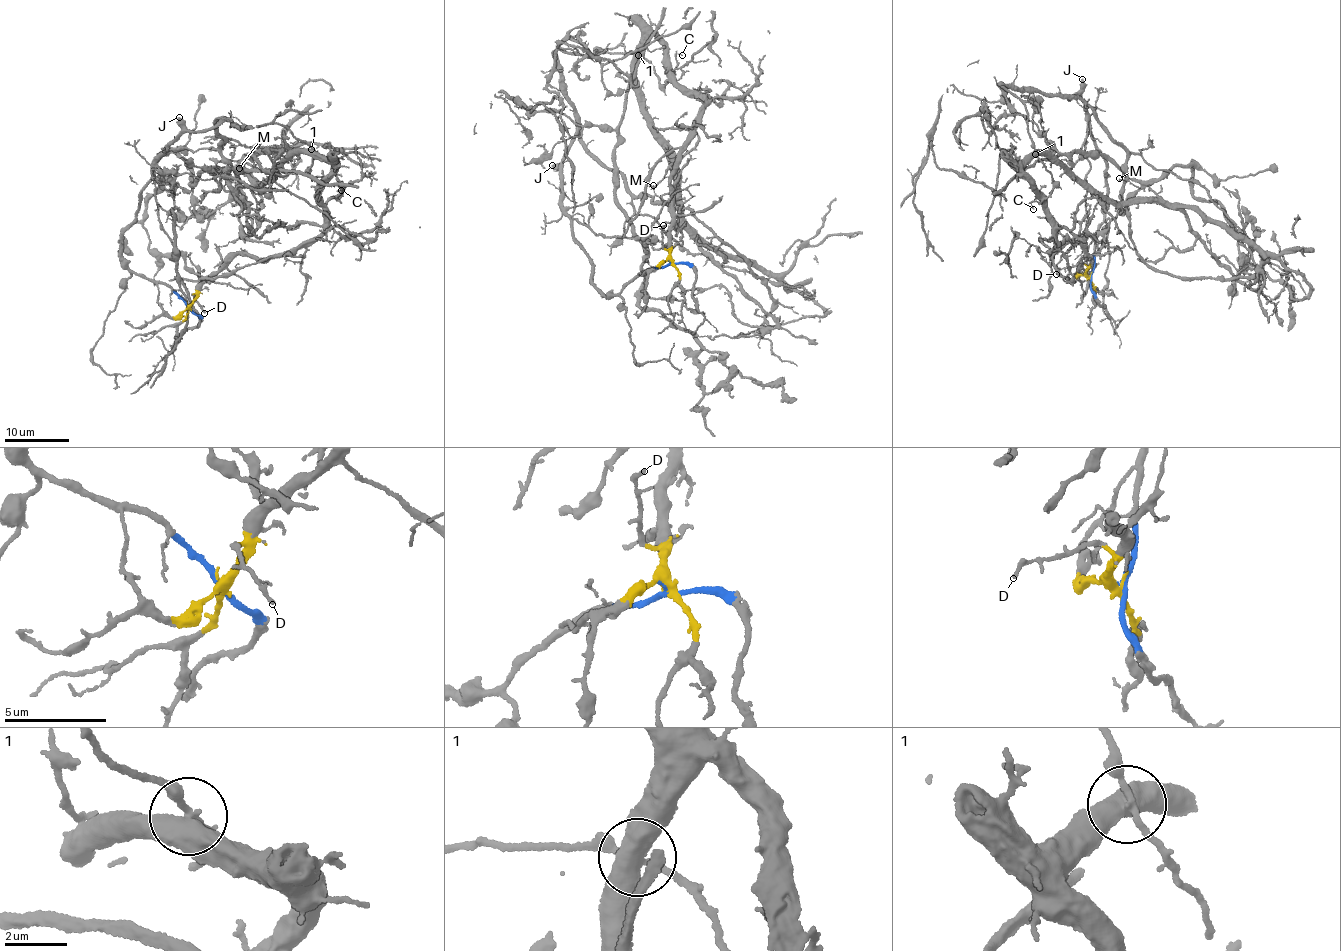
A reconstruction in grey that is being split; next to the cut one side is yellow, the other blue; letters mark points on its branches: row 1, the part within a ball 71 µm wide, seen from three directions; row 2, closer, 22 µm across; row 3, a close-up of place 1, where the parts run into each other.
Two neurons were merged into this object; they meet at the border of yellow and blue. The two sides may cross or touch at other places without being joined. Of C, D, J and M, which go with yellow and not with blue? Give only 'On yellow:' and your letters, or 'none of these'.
On yellow: D

